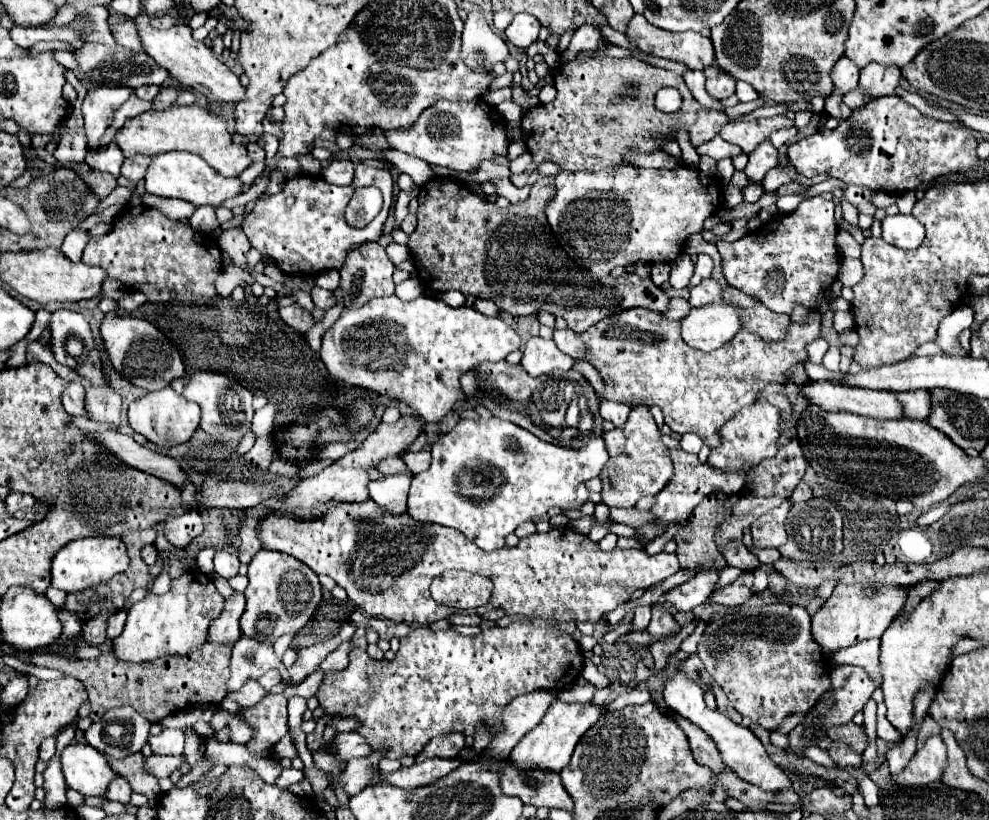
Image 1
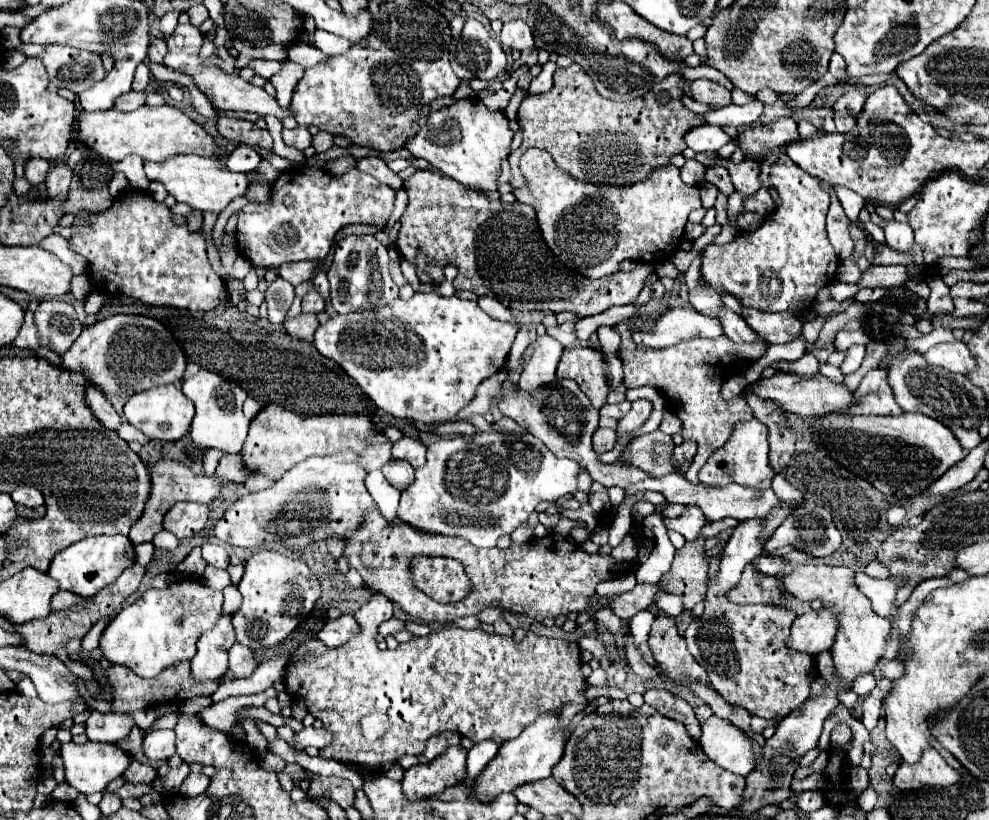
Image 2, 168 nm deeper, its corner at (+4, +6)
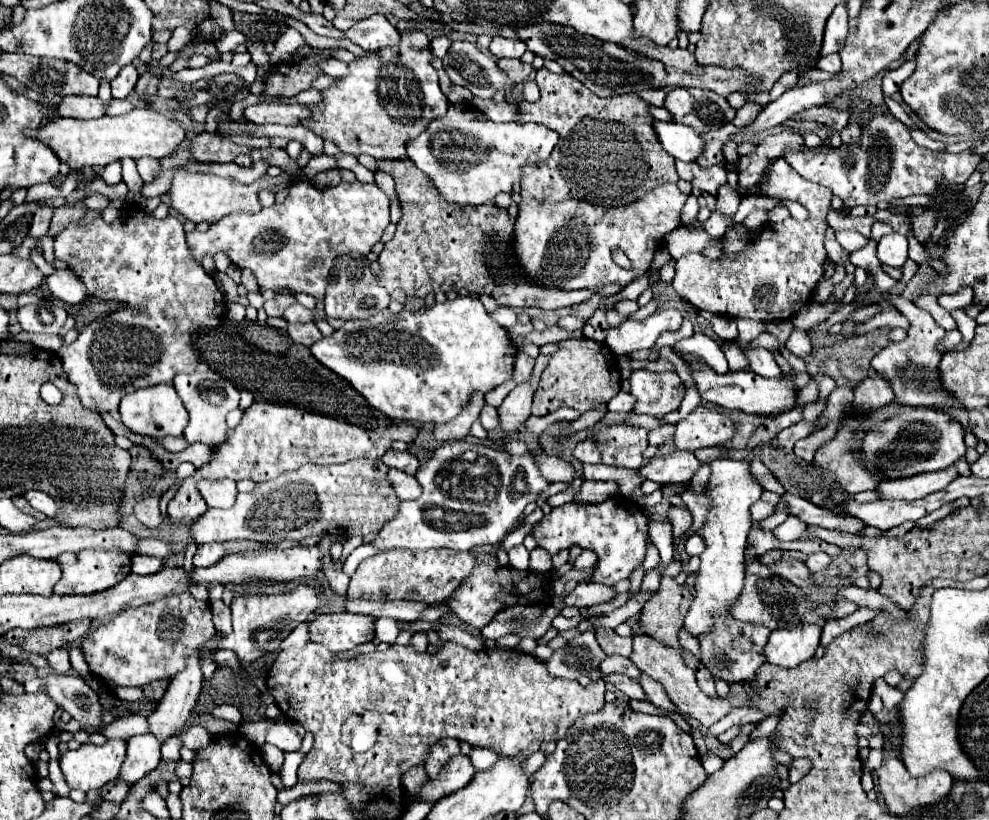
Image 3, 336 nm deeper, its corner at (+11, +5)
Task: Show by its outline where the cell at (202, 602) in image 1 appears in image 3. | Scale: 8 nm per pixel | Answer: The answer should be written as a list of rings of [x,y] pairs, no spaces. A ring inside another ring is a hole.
[[[190,591],[168,595],[158,603],[148,603],[140,607],[132,607],[116,615],[112,621],[100,625],[92,635],[82,639],[82,651],[90,665],[90,671],[96,677],[102,677],[108,683],[116,683],[122,687],[144,687],[156,679],[174,677],[182,667],[186,667],[186,659],[194,647],[200,647],[216,633],[212,625],[212,615],[208,609],[208,601],[198,601],[192,597]]]

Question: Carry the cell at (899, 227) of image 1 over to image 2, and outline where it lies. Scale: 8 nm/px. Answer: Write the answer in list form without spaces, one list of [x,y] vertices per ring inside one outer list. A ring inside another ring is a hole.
[[[889,220],[883,230],[885,230],[885,236],[887,236],[887,244],[893,250],[901,250],[901,252],[911,250],[911,246],[913,246],[913,230],[911,230],[909,224]]]

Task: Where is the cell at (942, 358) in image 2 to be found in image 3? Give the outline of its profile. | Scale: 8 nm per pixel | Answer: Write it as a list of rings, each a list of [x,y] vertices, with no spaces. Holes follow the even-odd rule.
[[[954,329],[954,331],[948,331],[948,333],[936,343],[936,349],[938,349],[940,353],[948,353],[948,351],[956,349],[956,345],[958,345],[960,341],[962,341],[962,335],[960,335],[958,329]]]

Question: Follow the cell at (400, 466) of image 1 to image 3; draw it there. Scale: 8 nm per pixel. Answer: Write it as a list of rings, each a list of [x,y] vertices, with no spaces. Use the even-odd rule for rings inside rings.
[[[394,467],[388,469],[388,481],[390,481],[392,489],[396,491],[396,495],[400,499],[416,499],[420,495],[420,491],[422,491],[418,487],[418,481],[412,475],[402,473],[400,469],[394,469]]]

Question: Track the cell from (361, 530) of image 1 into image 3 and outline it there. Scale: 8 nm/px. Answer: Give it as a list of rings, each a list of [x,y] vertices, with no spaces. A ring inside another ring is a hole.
[[[476,553],[476,565],[472,573],[458,585],[452,597],[444,603],[452,615],[456,615],[462,623],[482,629],[486,627],[500,611],[516,605],[540,605],[542,609],[550,607],[550,581],[554,579],[552,573],[536,573],[532,569],[514,569],[510,565],[500,565],[496,555],[490,553]]]

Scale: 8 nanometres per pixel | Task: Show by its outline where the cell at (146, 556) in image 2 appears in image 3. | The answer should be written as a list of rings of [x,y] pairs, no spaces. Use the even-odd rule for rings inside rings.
[[[140,539],[136,547],[138,547],[136,549],[138,555],[148,555],[148,557],[156,557],[156,559],[164,559],[168,555],[168,545],[158,539]]]

